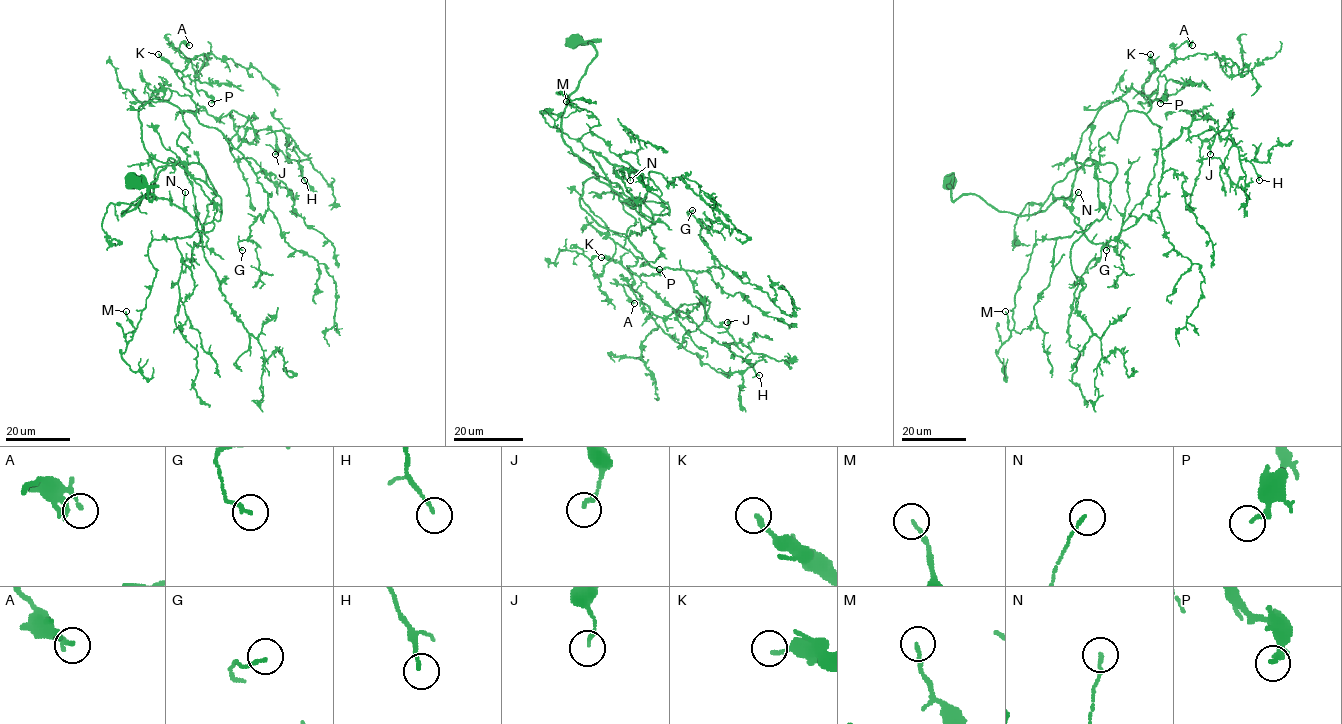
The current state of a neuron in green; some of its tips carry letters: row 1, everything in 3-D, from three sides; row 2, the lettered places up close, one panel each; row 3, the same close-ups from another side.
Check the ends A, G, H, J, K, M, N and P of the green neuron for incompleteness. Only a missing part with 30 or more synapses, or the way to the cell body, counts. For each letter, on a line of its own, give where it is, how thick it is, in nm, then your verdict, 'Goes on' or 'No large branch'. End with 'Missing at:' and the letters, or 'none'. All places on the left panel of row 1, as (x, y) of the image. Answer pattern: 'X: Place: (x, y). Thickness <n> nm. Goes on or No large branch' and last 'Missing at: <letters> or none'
A: Place: (189, 45). Thickness 100 nm. No large branch
G: Place: (242, 250). Thickness 140 nm. No large branch
H: Place: (304, 180). Thickness 120 nm. No large branch
J: Place: (275, 154). Thickness 150 nm. No large branch
K: Place: (158, 54). Thickness 180 nm. No large branch
M: Place: (126, 311). Thickness 150 nm. No large branch
N: Place: (185, 192). Thickness 130 nm. No large branch
P: Place: (211, 103). Thickness 200 nm. No large branch
Missing at: none

